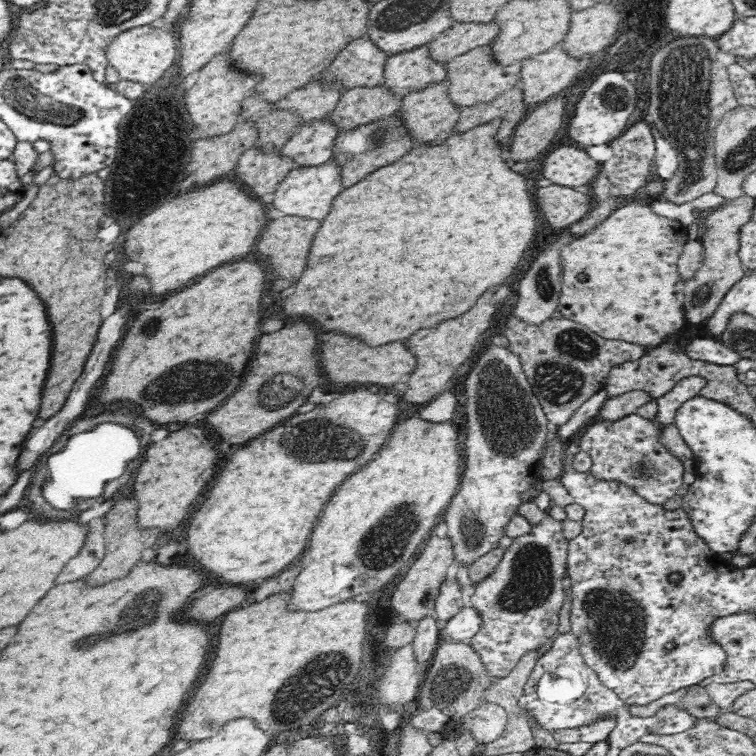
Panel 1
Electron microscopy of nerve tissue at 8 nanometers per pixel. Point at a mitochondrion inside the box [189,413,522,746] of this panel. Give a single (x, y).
(316, 682)

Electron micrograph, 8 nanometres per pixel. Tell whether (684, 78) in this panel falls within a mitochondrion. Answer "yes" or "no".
yes

